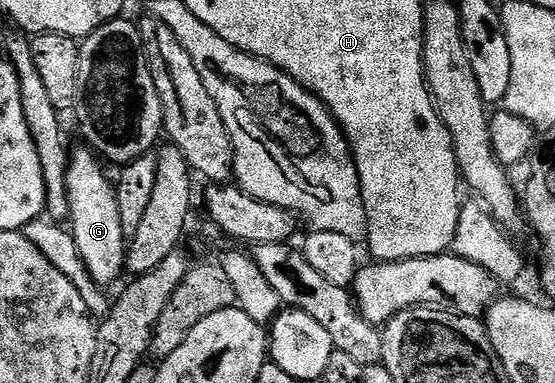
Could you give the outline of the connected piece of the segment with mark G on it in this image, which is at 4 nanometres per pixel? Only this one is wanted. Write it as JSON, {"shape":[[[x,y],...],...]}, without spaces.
{"shape":[[[80,145],[76,152],[73,150],[69,154],[66,185],[70,201],[70,232],[78,253],[90,277],[98,284],[107,285],[120,274],[125,274],[126,236],[122,229],[122,217],[118,217],[116,188],[110,175],[108,179],[103,166],[105,164],[87,146]]]}

